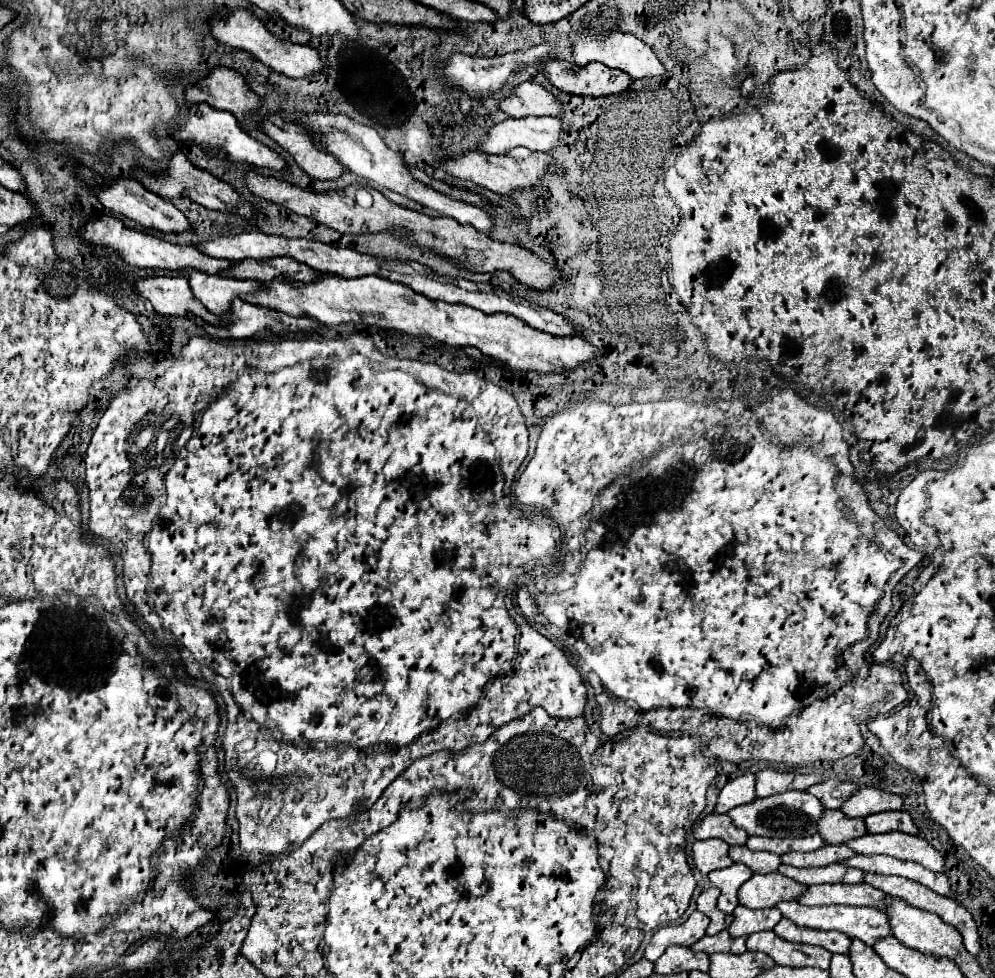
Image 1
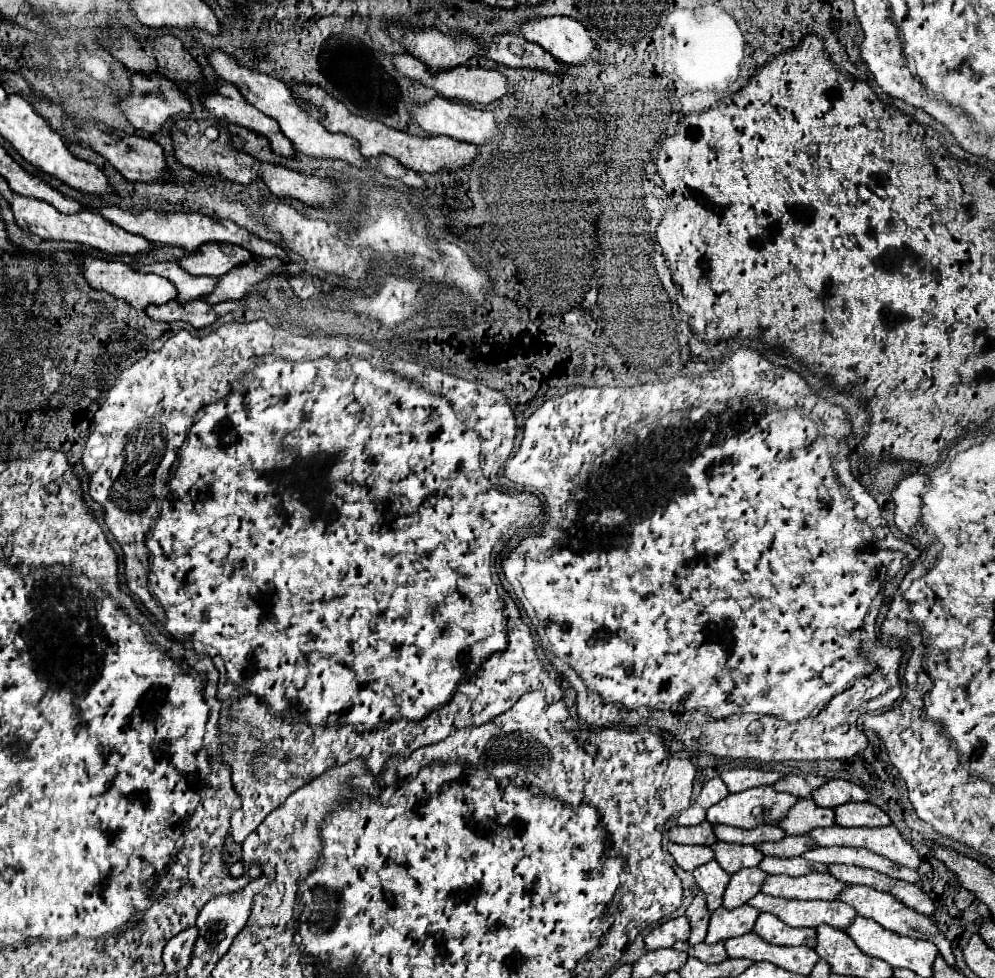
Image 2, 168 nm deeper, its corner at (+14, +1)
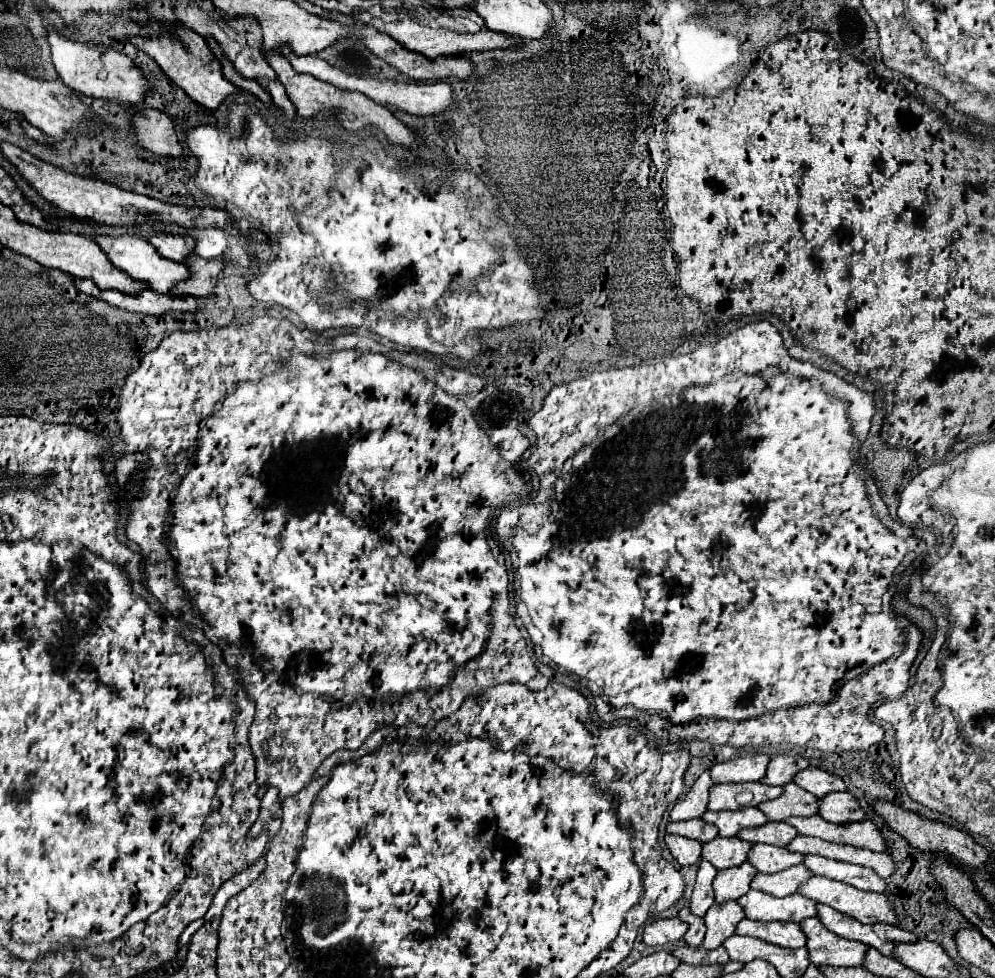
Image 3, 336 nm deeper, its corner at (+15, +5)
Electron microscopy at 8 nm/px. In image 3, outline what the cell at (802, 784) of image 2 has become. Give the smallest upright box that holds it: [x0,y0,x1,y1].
[761,756,807,786]

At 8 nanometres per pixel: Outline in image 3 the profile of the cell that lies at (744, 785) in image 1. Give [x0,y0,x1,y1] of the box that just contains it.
[671,772,715,820]

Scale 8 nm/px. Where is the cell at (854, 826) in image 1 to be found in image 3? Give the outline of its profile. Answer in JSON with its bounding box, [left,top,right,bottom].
[759,782,819,822]

